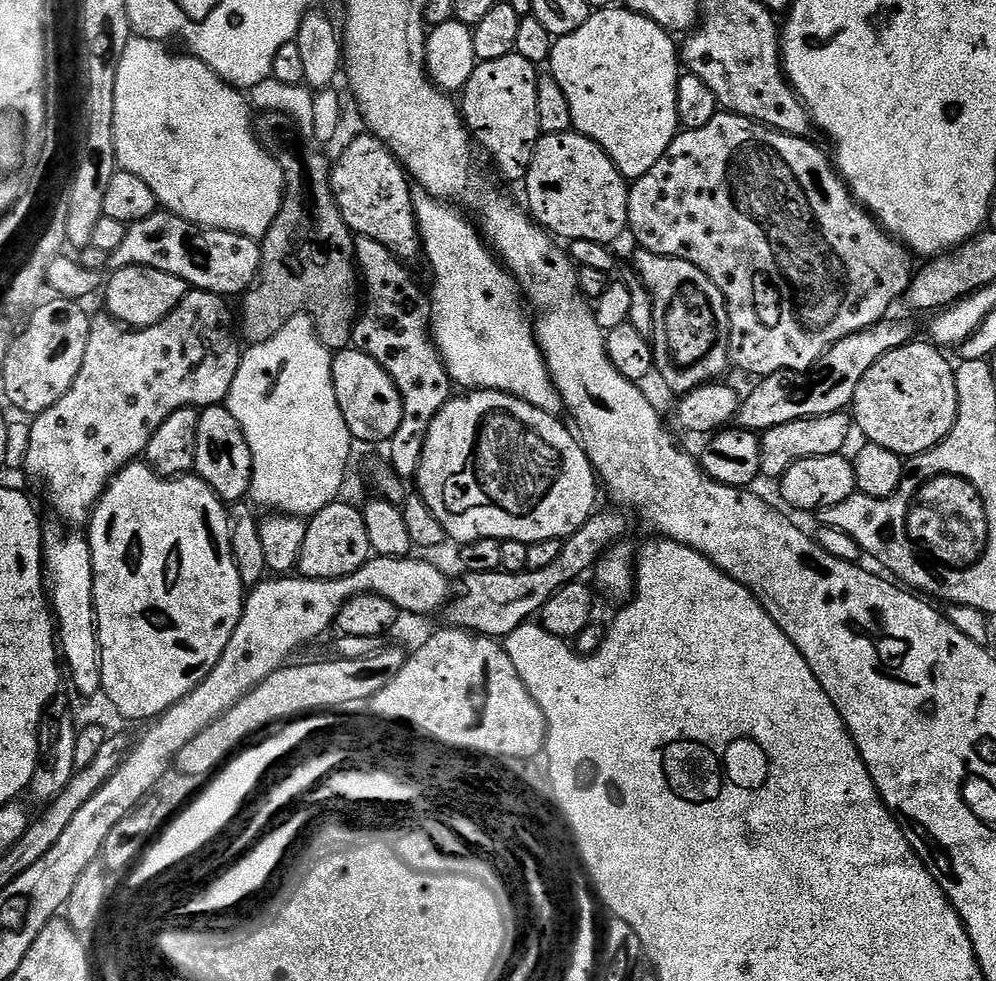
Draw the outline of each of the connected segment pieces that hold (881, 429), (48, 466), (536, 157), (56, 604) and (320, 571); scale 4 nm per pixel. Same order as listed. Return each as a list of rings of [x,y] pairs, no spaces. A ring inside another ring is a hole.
[[[913,342],[890,350],[885,356],[878,358],[878,362],[870,366],[870,370],[866,370],[866,378],[858,382],[850,415],[859,435],[861,432],[867,443],[886,446],[886,450],[894,450],[894,454],[911,458],[929,452],[935,444],[941,444],[948,437],[958,414],[958,386],[953,361],[948,361],[943,355],[947,356],[931,342]]]
[[[192,290],[165,320],[152,328],[133,330],[107,314],[92,320],[90,342],[86,342],[82,370],[78,370],[78,378],[74,378],[74,386],[70,386],[67,394],[50,406],[50,410],[31,421],[28,453],[24,456],[29,470],[48,487],[52,508],[57,512],[53,513],[61,521],[72,526],[87,525],[92,509],[100,501],[109,482],[123,468],[139,461],[147,453],[154,430],[158,430],[158,426],[162,426],[162,422],[166,422],[174,410],[203,410],[223,405],[227,401],[242,355],[234,312],[228,309],[228,304],[225,297]]]
[[[573,130],[541,135],[540,141],[536,143],[528,174],[522,181],[522,187],[528,191],[527,207],[533,221],[561,241],[585,240],[612,246],[620,235],[625,235],[628,227],[629,181],[617,170],[616,163],[581,132]]]
[[[59,519],[43,525],[44,571],[50,585],[50,607],[58,625],[58,644],[66,672],[72,675],[72,684],[84,696],[100,696],[102,692],[102,662],[100,643],[96,633],[94,606],[94,566],[87,535],[69,530]]]
[[[343,502],[328,504],[321,512],[311,517],[306,542],[302,546],[298,572],[306,580],[340,580],[342,577],[349,576],[352,572],[359,570],[372,555],[370,534],[366,534],[363,511],[359,507],[355,508],[354,505],[343,504]]]

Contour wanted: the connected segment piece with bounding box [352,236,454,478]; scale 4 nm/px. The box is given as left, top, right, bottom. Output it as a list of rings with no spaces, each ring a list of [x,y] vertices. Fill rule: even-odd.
[[[356,236],[356,262],[362,277],[366,299],[362,304],[352,344],[359,352],[370,354],[398,386],[404,403],[402,426],[390,441],[390,467],[401,478],[415,477],[420,468],[422,450],[430,422],[454,395],[454,381],[444,368],[440,349],[432,338],[432,301],[429,293],[420,289],[405,261],[374,238]]]

